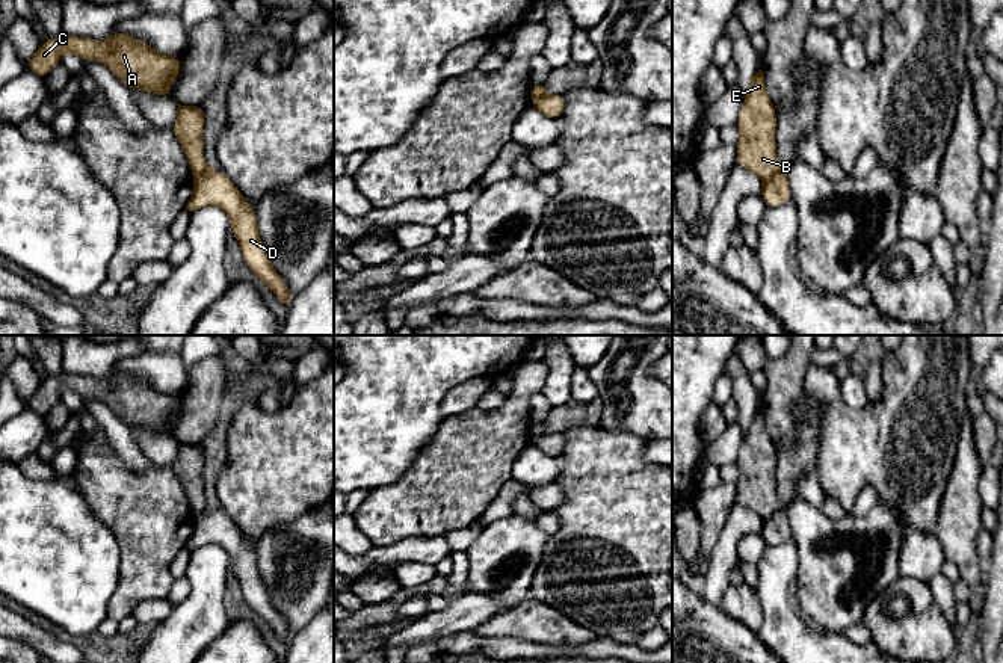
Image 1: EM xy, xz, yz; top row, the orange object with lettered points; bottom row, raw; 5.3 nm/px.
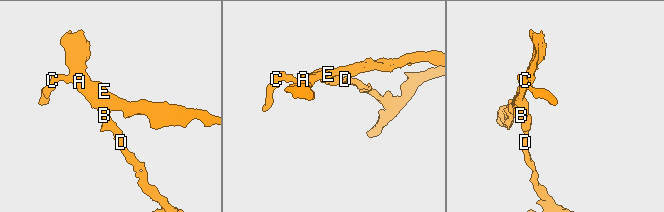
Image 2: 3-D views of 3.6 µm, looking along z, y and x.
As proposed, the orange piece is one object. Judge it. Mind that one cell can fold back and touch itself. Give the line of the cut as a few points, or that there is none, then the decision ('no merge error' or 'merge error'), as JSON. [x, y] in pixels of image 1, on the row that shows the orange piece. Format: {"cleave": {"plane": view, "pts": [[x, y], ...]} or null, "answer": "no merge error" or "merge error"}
{"cleave": {"plane": "yz", "pts": [[781, 168], [763, 183]]}, "answer": "merge error"}

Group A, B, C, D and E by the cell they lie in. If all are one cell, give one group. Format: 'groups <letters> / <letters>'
groups A B C E / D

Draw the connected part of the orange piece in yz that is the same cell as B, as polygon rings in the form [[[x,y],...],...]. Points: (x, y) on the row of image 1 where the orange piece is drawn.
[[[761,69],[751,79],[737,119],[737,166],[757,174],[763,183],[779,169],[776,157],[776,110],[766,92]]]

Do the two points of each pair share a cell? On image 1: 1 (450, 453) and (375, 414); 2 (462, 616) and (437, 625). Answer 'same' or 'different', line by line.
1: different
2: same

